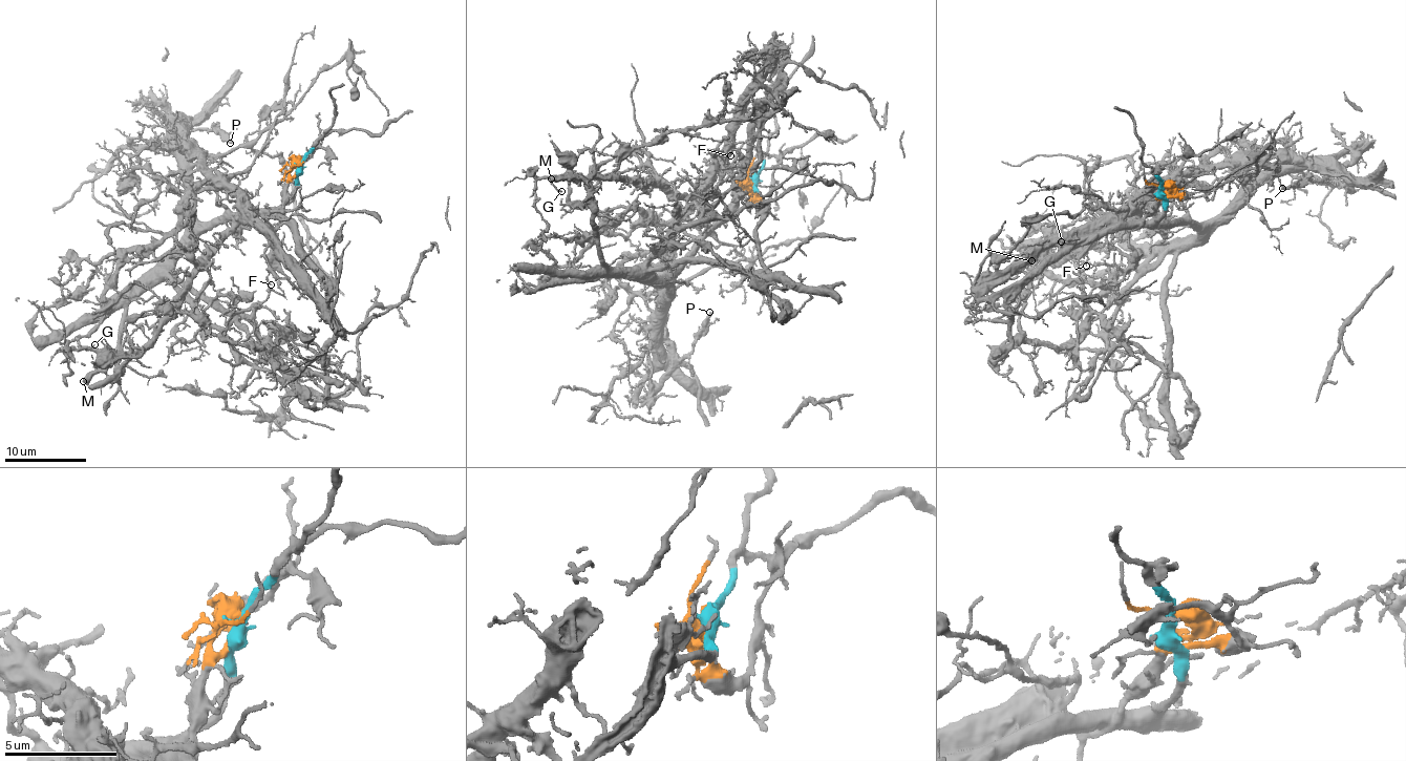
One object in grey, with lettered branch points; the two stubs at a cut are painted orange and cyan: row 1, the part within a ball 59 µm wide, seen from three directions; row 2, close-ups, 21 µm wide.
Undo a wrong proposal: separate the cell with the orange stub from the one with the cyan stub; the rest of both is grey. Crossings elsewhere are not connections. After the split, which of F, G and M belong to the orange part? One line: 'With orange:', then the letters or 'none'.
With orange: F, G, M

